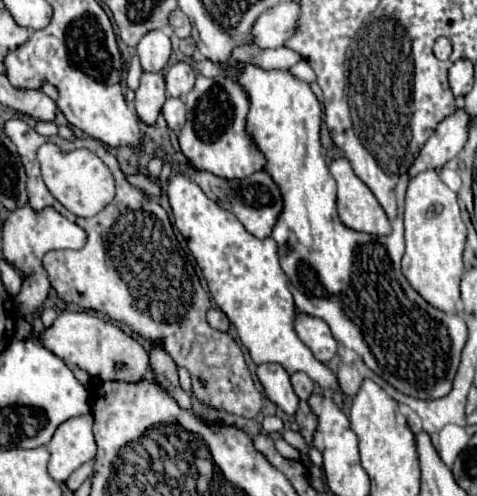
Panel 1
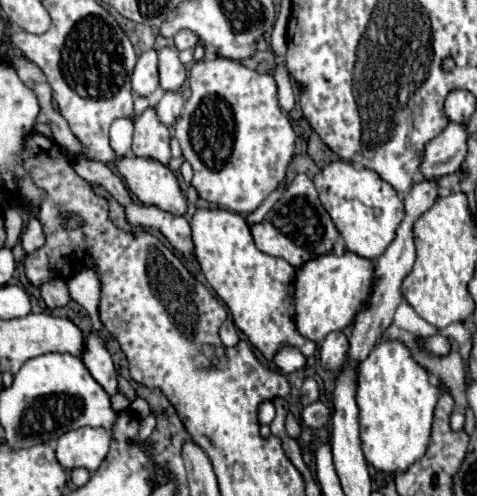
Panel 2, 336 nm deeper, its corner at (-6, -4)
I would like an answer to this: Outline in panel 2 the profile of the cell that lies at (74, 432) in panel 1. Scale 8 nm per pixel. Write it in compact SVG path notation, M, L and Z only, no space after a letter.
M80 427L64 433L58 439L56 459L64 469L84 467L88 471L96 471L104 457L108 455L110 433L94 427Z

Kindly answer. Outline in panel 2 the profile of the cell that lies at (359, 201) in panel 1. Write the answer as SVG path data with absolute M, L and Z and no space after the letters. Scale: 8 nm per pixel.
M334 161L314 175L314 187L320 195L324 209L330 213L336 229L340 231L346 249L366 257L378 259L392 243L394 233L404 219L404 207L398 193L370 169L356 169L348 161Z

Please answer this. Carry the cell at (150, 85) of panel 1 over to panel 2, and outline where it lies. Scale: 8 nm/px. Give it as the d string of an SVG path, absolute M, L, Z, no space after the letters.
M148 107L140 117L136 117L132 153L152 157L164 165L170 161L170 131L158 121L154 107Z

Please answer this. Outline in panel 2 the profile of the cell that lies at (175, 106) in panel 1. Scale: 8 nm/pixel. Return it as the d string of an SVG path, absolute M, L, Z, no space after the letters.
M164 93L164 97L158 101L156 105L156 111L158 111L158 119L164 123L164 125L172 125L176 123L176 119L180 117L182 113L182 107L184 107L184 99L180 93Z

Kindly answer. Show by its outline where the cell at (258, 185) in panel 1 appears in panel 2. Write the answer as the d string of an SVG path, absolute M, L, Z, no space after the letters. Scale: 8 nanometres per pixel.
M296 175L296 179L286 187L280 201L268 211L264 221L252 225L252 237L256 241L256 247L262 253L282 257L290 265L300 269L300 265L304 261L332 251L338 231L336 231L330 215L322 207L310 177Z

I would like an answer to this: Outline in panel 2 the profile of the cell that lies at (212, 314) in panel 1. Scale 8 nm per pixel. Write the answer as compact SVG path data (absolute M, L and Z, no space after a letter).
M230 319L222 323L222 327L220 327L220 339L222 339L222 343L226 347L232 347L232 345L238 343L238 333L236 333L236 327L234 327L234 323Z

